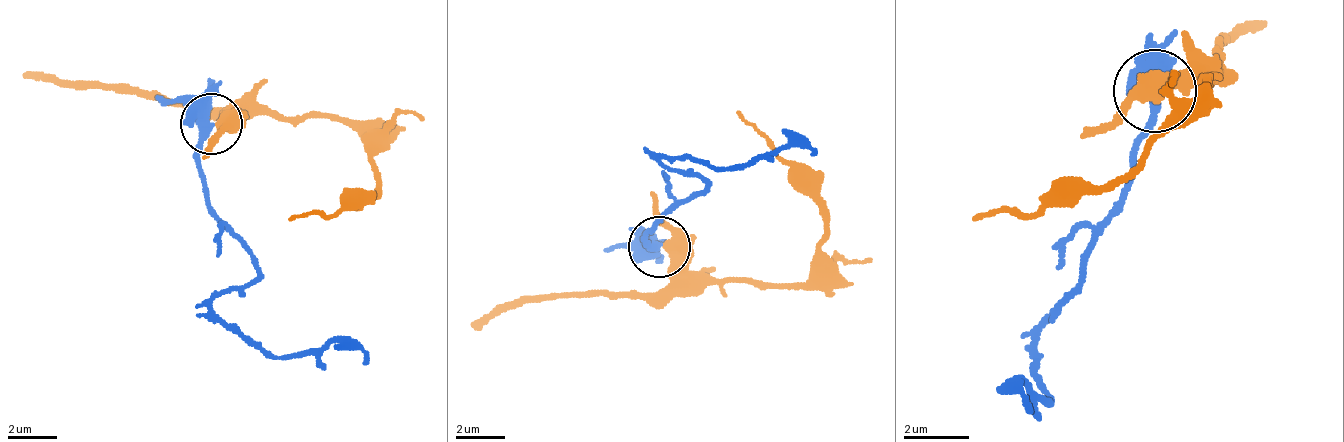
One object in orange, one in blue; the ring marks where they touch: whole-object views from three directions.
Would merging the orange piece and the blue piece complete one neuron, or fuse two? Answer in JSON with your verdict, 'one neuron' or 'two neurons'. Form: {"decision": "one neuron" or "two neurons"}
{"decision": "two neurons"}

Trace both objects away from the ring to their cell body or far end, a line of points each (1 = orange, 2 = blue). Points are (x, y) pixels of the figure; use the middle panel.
1: (664, 245), (695, 276), (799, 282), (812, 276), (824, 221), (818, 196), (738, 110)
2: (658, 245), (645, 239), (652, 227), (707, 184), (658, 159), (750, 165), (799, 147), (818, 153)

